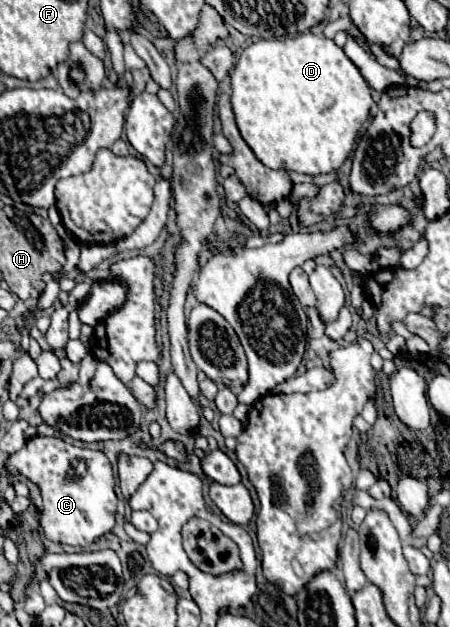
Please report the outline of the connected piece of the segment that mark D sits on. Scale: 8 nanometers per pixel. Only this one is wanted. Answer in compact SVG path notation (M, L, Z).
M303 33L249 45L231 71L231 105L241 137L263 165L319 175L343 165L373 99L361 71L335 41Z

